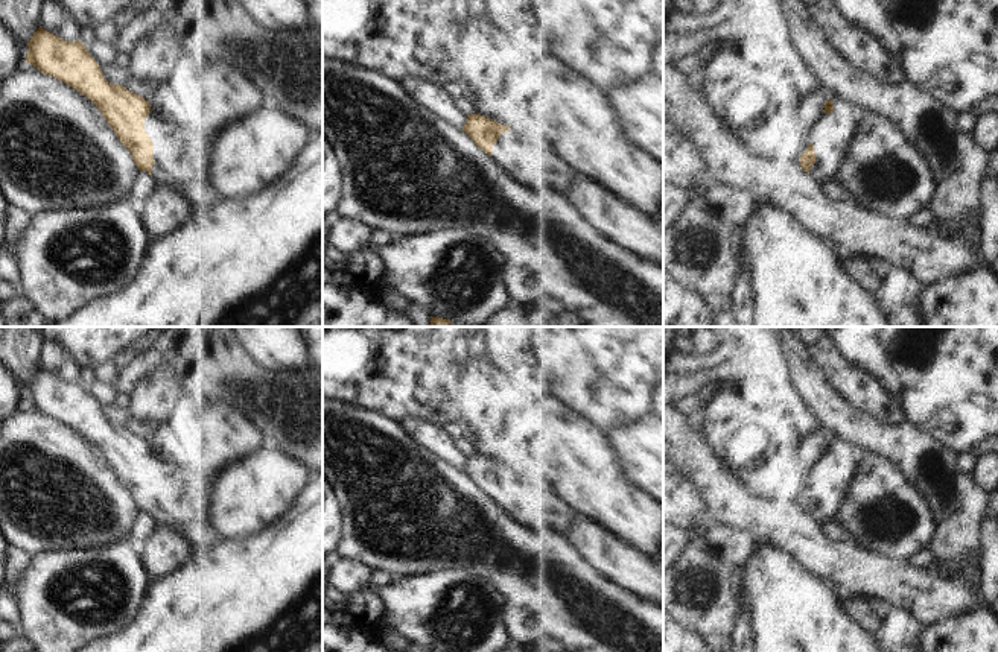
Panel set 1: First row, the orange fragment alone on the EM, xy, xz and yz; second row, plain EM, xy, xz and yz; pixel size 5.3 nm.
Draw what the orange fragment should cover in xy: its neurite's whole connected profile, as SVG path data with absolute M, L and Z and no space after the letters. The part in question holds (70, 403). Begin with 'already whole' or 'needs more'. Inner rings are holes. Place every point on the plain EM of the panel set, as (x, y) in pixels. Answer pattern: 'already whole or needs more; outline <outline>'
needs more; outline M40 366L27 386L26 403L88 438L120 483L131 492L140 512L148 512L157 524L178 533L192 550L210 549L225 541L213 524L207 476L195 477L192 474L192 445L189 442L183 444L169 459L161 461L152 454L151 444L141 436L131 433L123 426L110 424L100 406L81 381L64 381Z

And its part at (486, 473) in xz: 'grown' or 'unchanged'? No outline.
grown

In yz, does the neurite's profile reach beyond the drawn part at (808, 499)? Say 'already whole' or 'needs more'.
needs more

